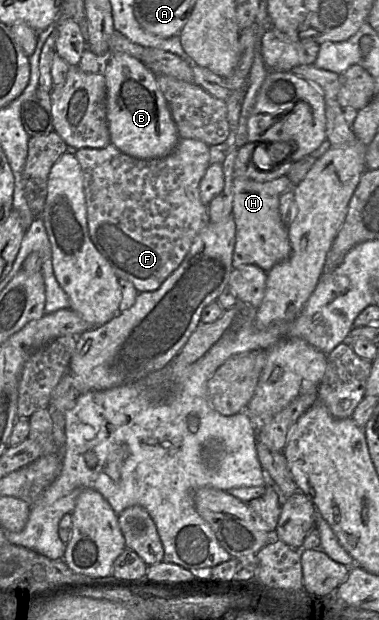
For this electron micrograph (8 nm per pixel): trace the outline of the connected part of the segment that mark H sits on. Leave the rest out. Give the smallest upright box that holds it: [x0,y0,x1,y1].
[232,176,294,272]

